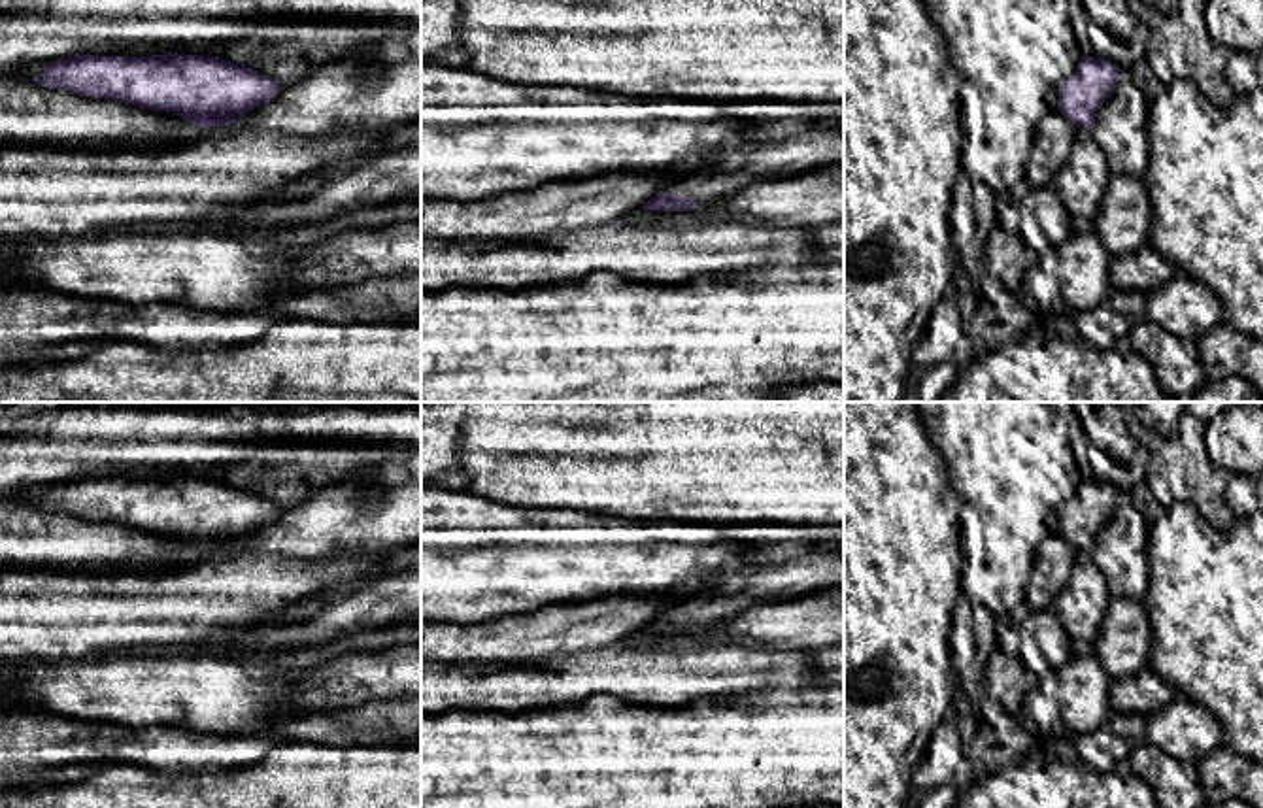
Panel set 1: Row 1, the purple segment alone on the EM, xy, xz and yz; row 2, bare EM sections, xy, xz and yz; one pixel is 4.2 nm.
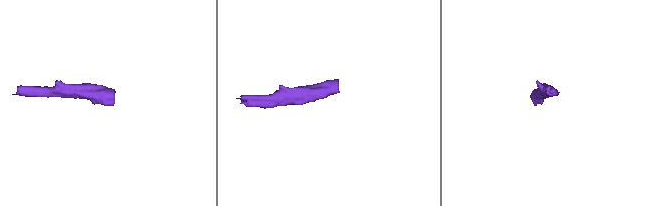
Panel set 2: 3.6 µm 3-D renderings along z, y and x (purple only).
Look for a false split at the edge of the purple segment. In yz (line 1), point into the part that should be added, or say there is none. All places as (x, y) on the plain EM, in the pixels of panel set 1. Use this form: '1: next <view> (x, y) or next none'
1: next none

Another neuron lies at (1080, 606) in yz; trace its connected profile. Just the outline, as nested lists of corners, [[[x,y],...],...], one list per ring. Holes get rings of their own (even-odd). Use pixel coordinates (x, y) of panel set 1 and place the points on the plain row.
[[[1078,551],[1070,580],[1061,589],[1053,610],[1070,640],[1095,644],[1110,598],[1091,553]]]

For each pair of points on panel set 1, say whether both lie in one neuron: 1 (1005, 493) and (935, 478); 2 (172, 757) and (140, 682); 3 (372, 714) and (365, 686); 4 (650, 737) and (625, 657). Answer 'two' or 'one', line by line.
1: two
2: two
3: two
4: two

